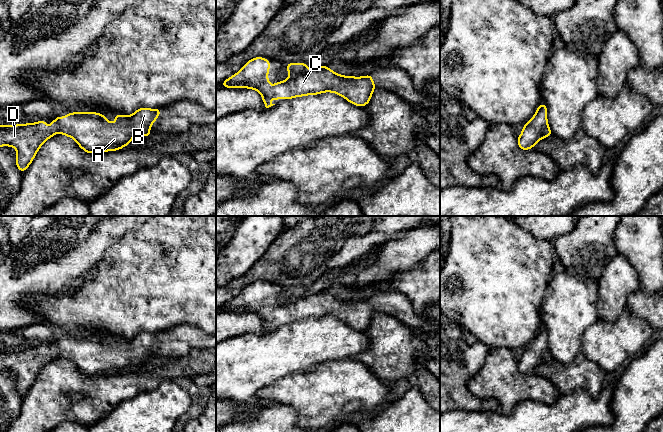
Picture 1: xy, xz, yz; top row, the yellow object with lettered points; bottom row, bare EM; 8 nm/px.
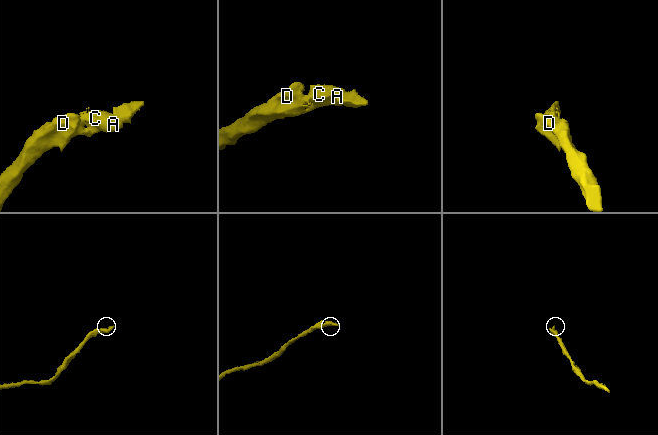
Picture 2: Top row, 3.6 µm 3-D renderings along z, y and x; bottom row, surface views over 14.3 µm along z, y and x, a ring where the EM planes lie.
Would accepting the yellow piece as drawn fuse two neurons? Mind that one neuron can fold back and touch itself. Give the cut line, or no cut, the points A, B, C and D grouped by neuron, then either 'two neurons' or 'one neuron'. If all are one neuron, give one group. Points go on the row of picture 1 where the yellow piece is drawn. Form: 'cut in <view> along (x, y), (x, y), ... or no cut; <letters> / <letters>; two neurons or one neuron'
no cut; A B C D; one neuron

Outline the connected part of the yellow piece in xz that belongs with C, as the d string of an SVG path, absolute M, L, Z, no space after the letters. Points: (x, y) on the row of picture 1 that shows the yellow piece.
M256 57L249 60L240 71L226 79L221 87L249 88L258 91L266 108L275 104L270 99L292 99L306 95L333 92L350 103L363 107L370 102L376 89L372 74L363 77L343 76L330 70L326 65L308 69L307 63L286 64L289 77L272 86L268 81L271 64L268 59Z

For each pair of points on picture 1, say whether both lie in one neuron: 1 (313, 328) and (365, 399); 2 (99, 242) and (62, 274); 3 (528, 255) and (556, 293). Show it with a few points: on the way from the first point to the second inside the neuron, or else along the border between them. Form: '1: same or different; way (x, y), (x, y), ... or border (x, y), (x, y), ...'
1: different; border (347, 357), (341, 360), (323, 362), (314, 367)
2: same; way (90, 246), (71, 265)
3: different; border (549, 282), (541, 304)

